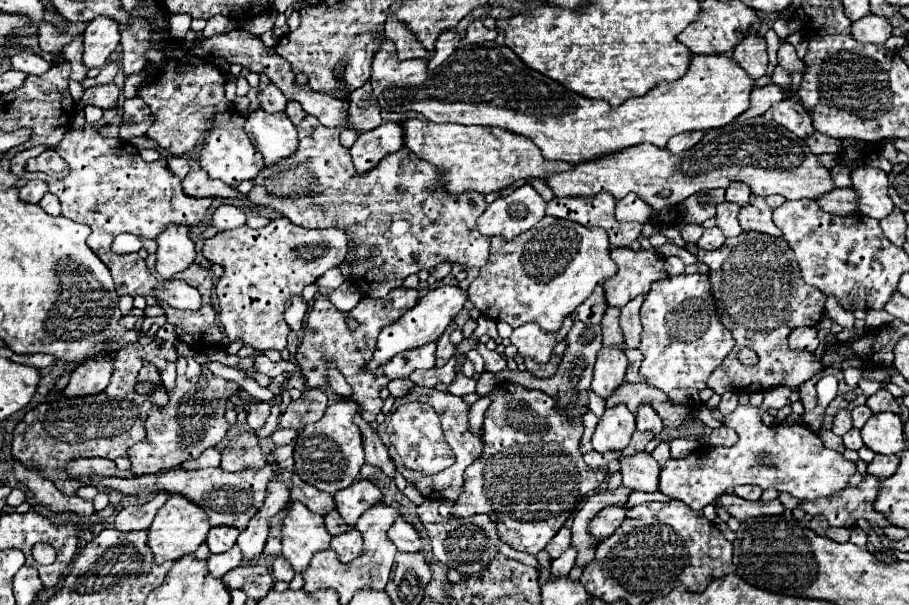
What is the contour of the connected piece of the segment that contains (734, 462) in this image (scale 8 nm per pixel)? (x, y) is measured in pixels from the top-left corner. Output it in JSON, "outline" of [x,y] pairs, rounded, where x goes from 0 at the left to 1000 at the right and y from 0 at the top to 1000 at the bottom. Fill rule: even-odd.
{"outline":[[[821,668],[812,671],[796,691],[796,704],[807,707],[814,727],[807,737],[777,737],[748,760],[735,760],[726,774],[724,810],[757,833],[761,843],[772,843],[801,807],[812,800],[829,800],[836,807],[854,807],[880,826],[909,823],[931,807],[933,790],[942,780],[942,767],[926,757],[926,750],[909,740],[902,724],[882,701],[871,704],[840,704],[834,674]]]}

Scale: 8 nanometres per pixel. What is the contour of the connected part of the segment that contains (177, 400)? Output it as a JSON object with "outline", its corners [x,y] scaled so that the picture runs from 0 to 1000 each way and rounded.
{"outline":[[[235,618],[220,625],[196,621],[191,645],[185,648],[185,668],[178,674],[167,674],[163,681],[161,727],[147,734],[147,740],[143,740],[141,747],[145,767],[143,780],[147,787],[156,787],[189,777],[205,760],[218,757],[227,740],[240,737],[253,707],[246,691],[251,661],[262,648],[264,641],[257,631],[244,628]]]}

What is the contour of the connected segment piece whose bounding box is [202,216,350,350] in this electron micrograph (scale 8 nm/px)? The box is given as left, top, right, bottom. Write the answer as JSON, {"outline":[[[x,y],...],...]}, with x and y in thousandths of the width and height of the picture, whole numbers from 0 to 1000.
{"outline":[[[310,357],[284,380],[268,370],[227,397],[222,413],[224,426],[246,443],[238,486],[242,496],[242,532],[246,549],[253,552],[253,565],[266,559],[268,569],[282,579],[312,579],[319,549],[312,529],[315,493],[332,486],[334,473],[345,469],[367,436],[374,440],[383,423],[383,407],[383,387],[372,377],[337,380]]]}

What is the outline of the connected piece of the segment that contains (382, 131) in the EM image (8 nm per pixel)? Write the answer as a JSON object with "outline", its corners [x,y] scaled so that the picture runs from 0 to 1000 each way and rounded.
{"outline":[[[422,202],[407,218],[398,218],[385,245],[392,284],[407,284],[407,278],[416,274],[420,258],[438,251],[444,235],[442,225],[442,208],[438,202]]]}

